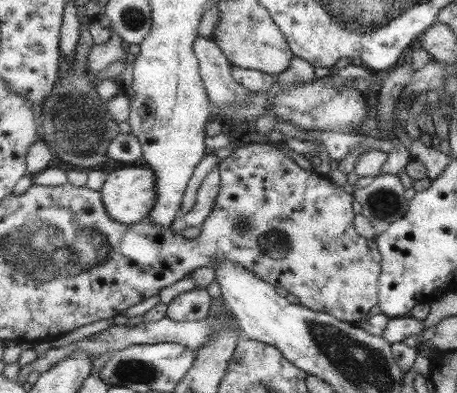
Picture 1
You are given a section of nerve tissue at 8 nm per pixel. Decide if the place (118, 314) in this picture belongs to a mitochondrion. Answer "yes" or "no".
no

